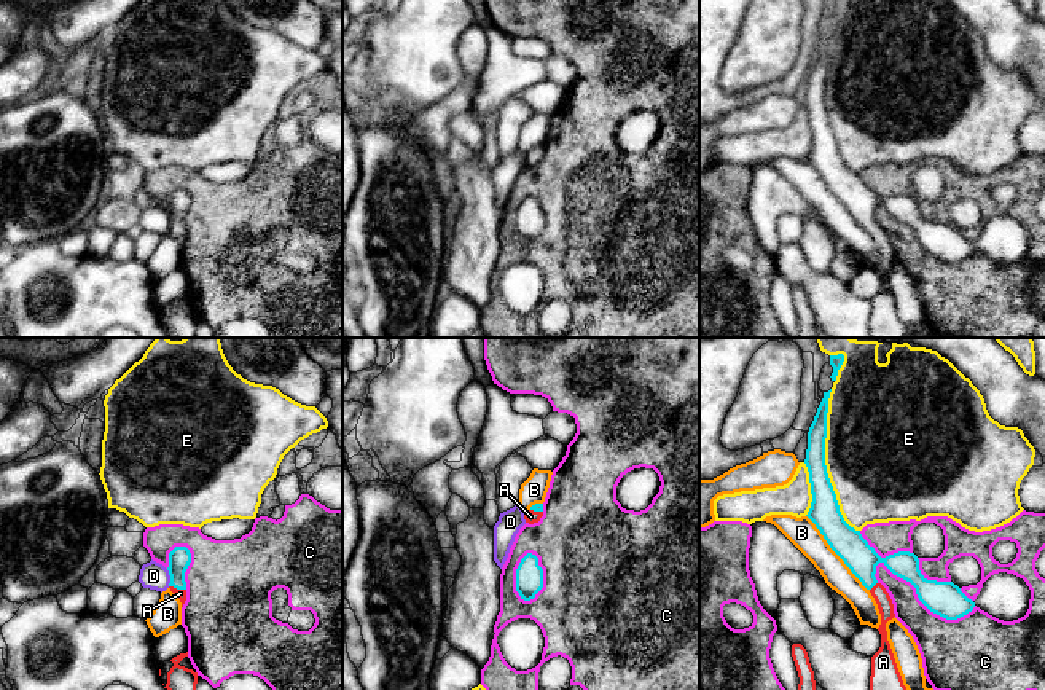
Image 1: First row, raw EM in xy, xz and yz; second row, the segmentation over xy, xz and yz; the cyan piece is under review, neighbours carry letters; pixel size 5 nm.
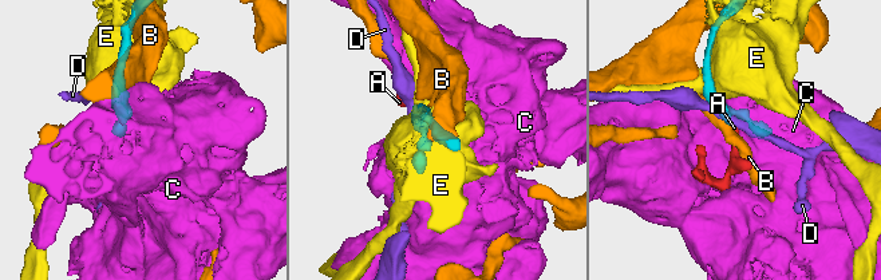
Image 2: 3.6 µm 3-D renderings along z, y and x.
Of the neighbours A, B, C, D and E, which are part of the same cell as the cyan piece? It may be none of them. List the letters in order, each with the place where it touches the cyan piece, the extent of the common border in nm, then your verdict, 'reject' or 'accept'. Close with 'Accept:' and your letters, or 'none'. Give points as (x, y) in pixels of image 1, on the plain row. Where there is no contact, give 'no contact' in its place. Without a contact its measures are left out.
A: xy (177, 231) | 90 nm | accept
B: yz (835, 195) | 500 nm | reject
C: yz (923, 246) | 550 nm | reject
D: xy (171, 220) | 90 nm | reject
E: yz (824, 105) | 750 nm | reject
Accept: A

